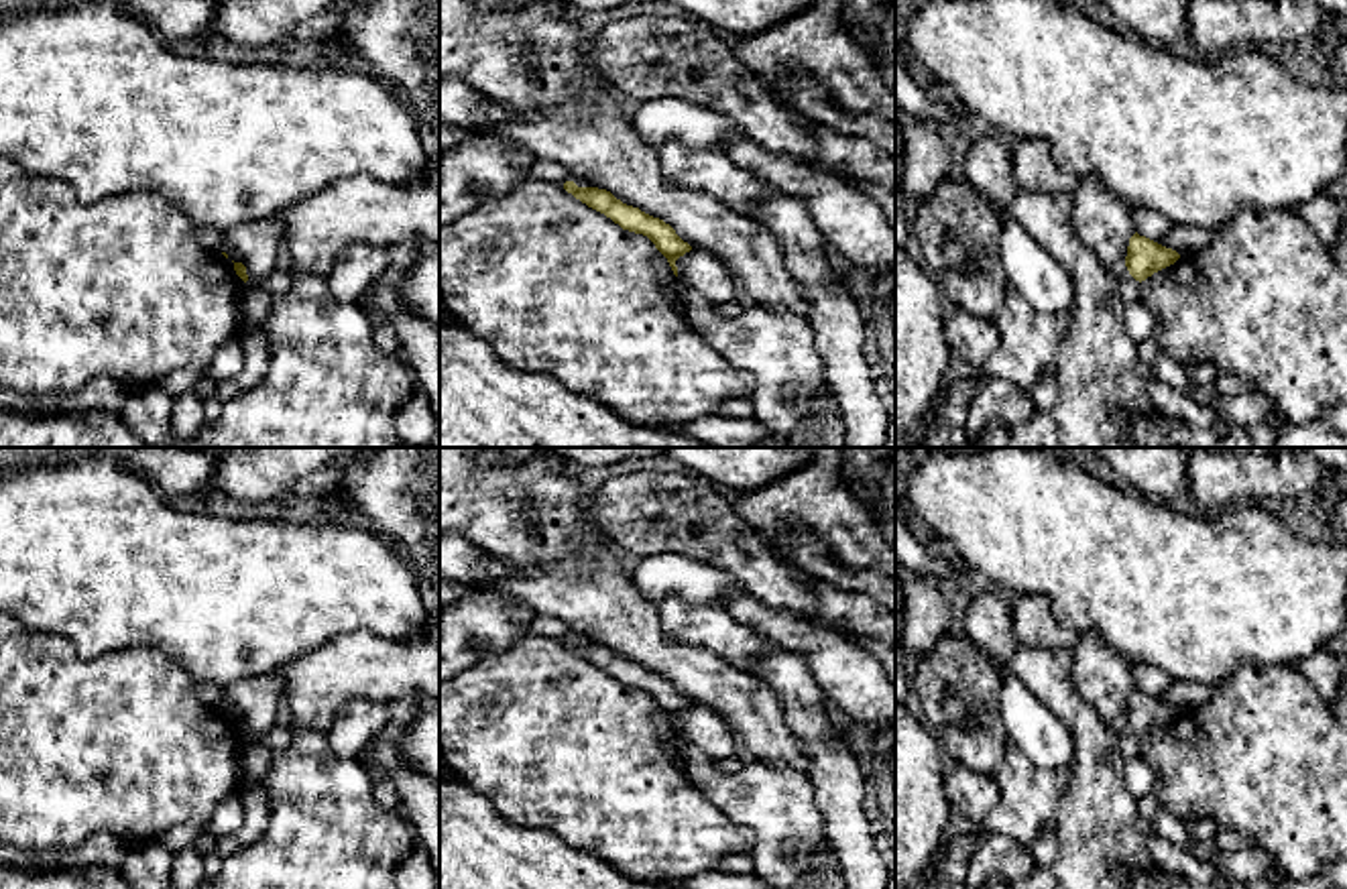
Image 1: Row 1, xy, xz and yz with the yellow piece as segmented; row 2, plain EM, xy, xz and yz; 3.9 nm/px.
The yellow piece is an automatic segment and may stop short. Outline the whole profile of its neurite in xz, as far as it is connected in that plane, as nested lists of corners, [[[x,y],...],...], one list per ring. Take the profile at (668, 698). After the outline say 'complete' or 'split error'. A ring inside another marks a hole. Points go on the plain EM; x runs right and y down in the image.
[[[566,637],[564,645],[588,663],[604,669],[623,686],[647,692],[655,704],[667,714],[674,730],[678,732],[676,716],[692,706],[676,686],[659,673],[653,673],[639,663],[627,661],[610,647],[598,643],[578,643],[574,637]]]; complete

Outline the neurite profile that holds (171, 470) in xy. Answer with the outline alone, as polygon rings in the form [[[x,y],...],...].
[[[0,448],[0,470],[31,470],[81,456],[110,456],[120,466],[147,478],[165,498],[214,492],[216,456],[195,448]]]

